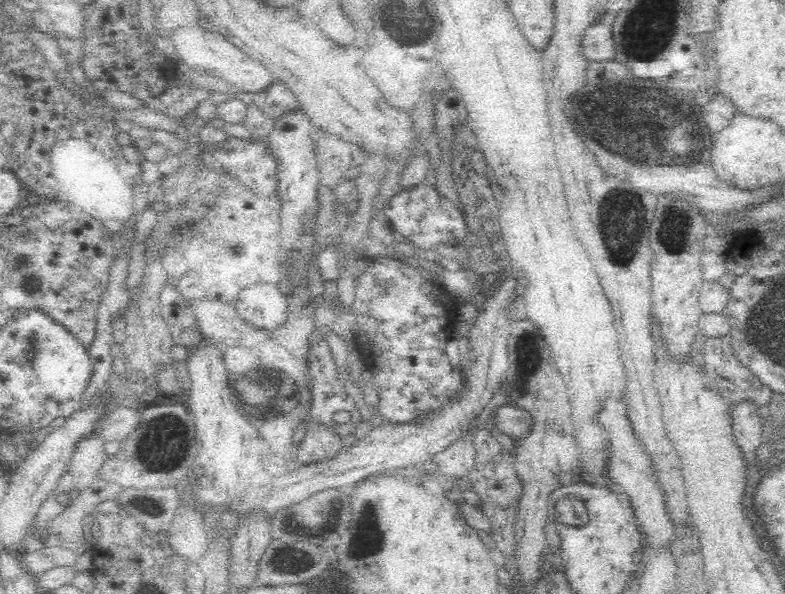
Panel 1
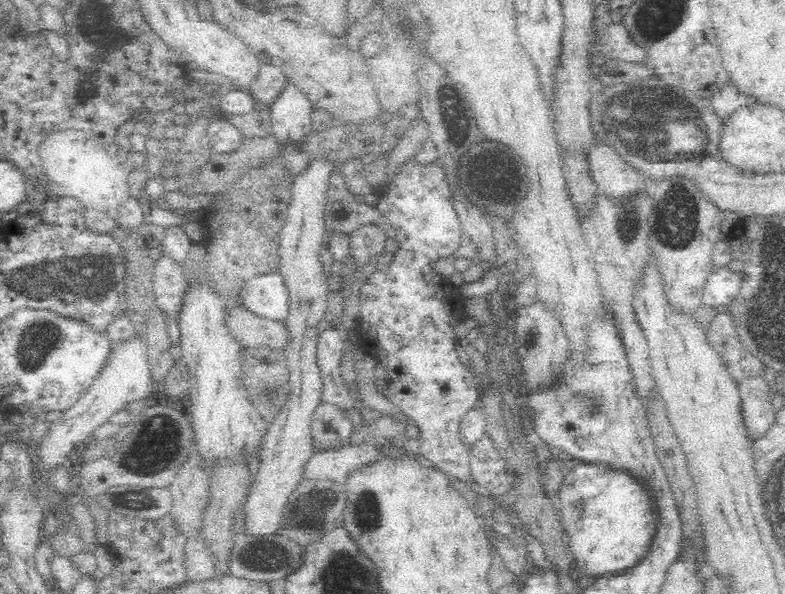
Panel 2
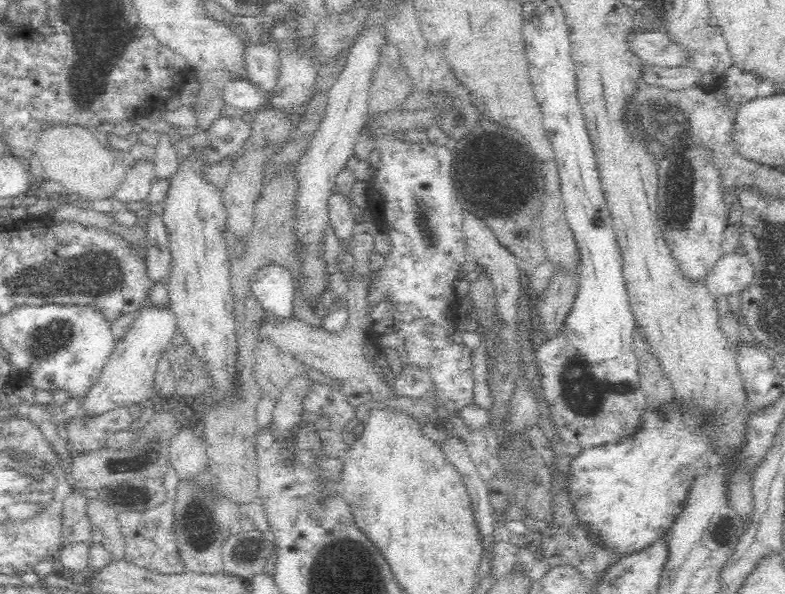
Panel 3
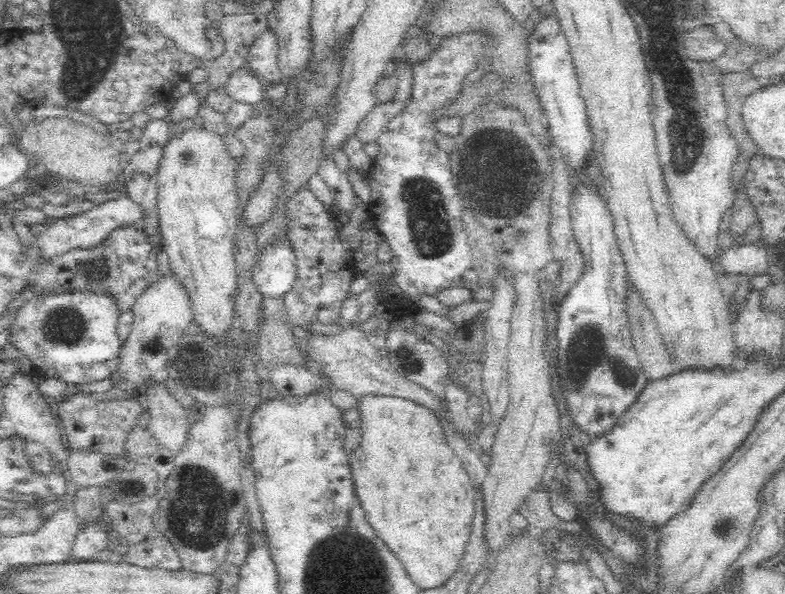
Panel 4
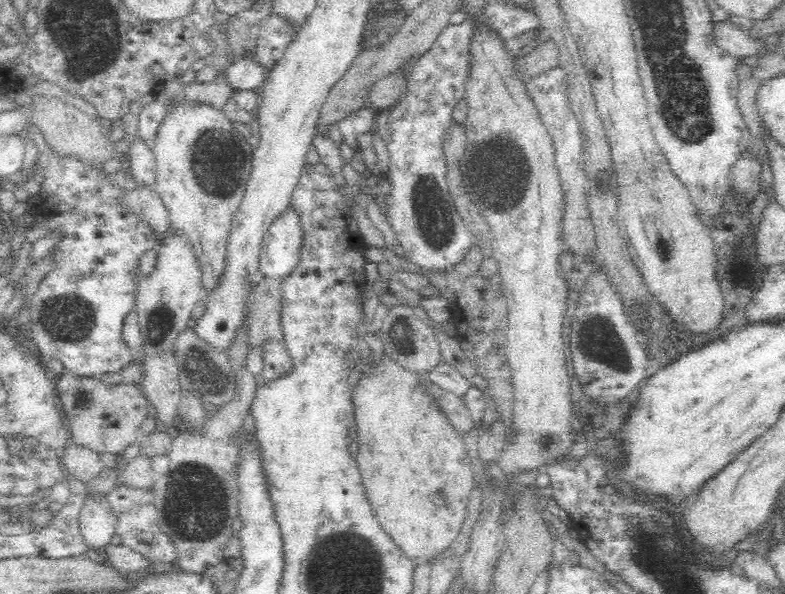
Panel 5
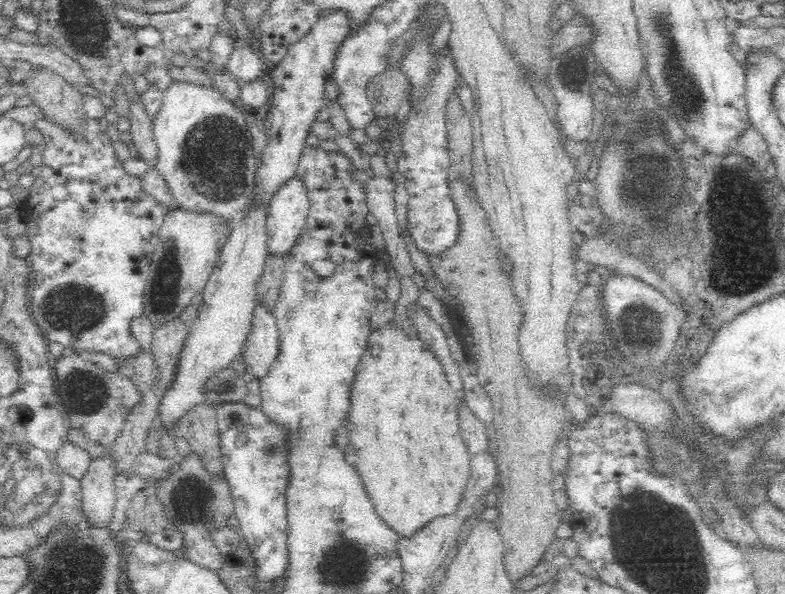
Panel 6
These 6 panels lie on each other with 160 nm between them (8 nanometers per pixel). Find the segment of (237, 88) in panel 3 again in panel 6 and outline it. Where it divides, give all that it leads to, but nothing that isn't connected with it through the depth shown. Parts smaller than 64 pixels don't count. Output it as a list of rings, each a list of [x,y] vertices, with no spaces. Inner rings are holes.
[[[240,44],[230,54],[225,71],[231,79],[246,85],[265,78],[267,68],[268,65],[259,58],[255,49]]]

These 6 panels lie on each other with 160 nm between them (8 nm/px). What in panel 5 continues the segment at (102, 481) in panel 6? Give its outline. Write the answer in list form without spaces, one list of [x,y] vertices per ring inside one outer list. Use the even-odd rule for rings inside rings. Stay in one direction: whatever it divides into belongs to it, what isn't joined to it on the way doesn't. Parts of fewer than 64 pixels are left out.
[[[87,499],[79,520],[79,530],[89,554],[96,548],[111,545],[112,537],[116,535],[116,518],[106,499]]]

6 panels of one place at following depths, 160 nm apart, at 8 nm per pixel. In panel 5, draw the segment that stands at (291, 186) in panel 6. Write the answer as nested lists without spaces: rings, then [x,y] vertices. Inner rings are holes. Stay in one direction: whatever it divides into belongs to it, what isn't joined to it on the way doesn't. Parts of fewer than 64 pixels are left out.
[[[290,208],[270,225],[258,248],[256,271],[259,280],[266,279],[282,284],[290,278],[300,264],[300,232],[298,217]]]

